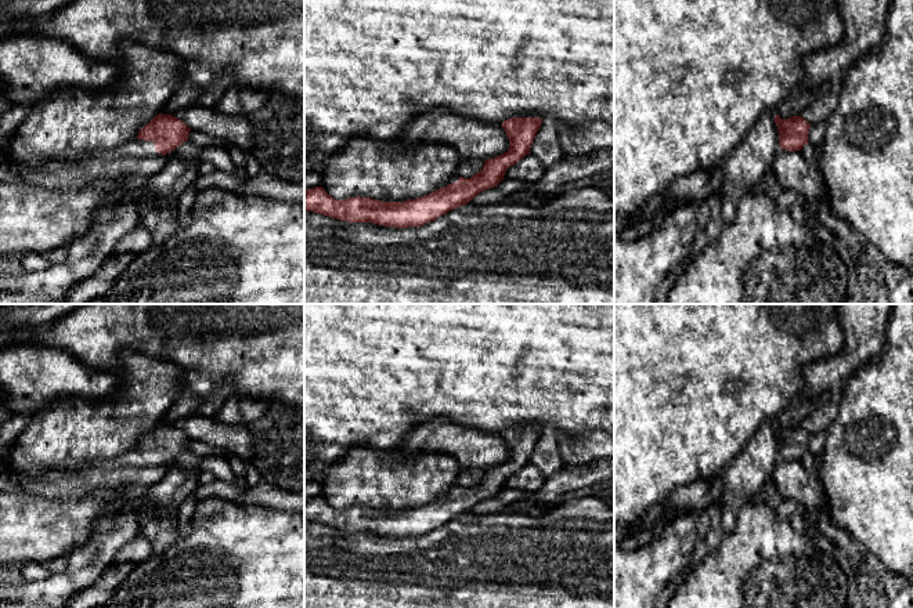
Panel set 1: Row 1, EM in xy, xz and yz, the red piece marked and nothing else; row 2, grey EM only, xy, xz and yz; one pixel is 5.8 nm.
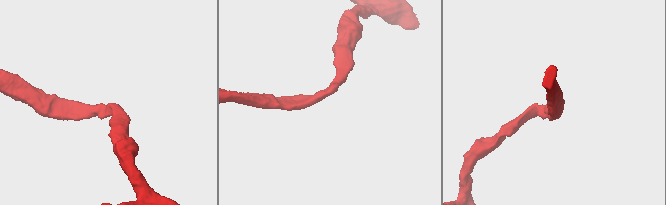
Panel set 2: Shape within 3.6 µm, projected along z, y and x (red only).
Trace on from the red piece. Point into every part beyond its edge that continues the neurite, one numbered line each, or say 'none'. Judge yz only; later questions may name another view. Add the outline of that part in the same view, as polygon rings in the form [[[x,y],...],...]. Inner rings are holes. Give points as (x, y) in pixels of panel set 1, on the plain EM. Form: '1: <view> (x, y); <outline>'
none

